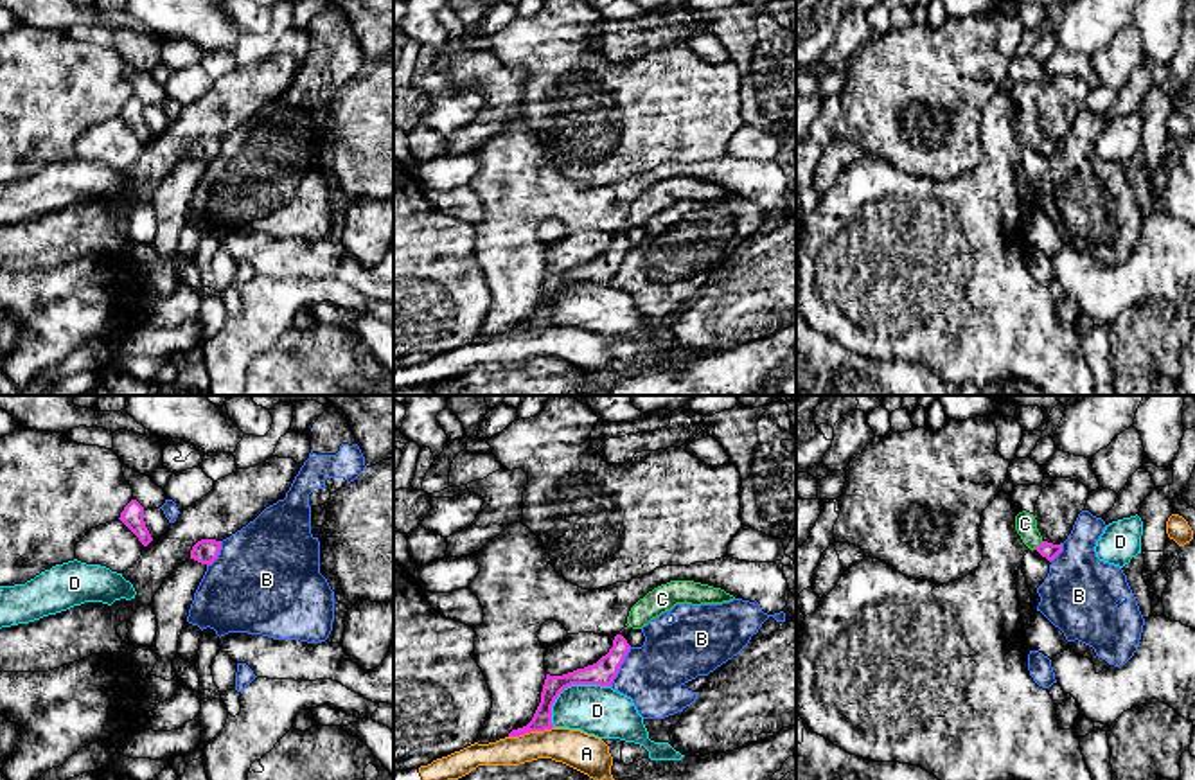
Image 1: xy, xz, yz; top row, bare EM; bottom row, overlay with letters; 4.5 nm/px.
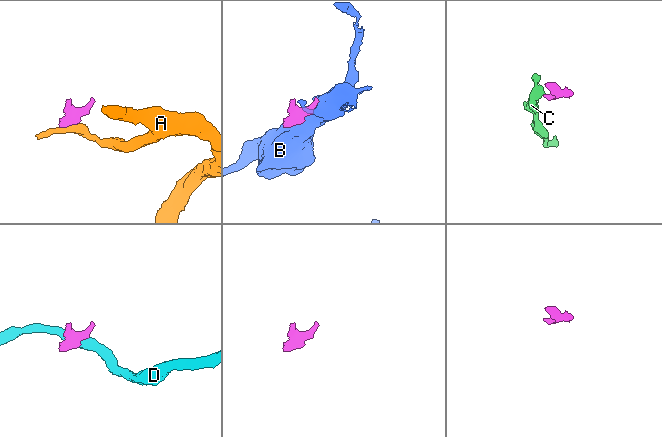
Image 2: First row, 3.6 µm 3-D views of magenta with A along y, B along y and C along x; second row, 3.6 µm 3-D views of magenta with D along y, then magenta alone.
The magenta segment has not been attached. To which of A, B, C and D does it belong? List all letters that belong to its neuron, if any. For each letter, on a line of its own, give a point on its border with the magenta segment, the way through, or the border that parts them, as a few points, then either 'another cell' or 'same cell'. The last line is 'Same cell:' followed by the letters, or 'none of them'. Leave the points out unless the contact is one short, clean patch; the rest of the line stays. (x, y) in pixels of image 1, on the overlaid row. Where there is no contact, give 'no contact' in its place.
A: contact xz (531, 730); border xz (552, 726), (509, 737); another cell
B: contact xz (619, 667); border xz (631, 647), (610, 685); another cell
C: contact yz (1039, 545); way yz (1048, 550), (1039, 545), (1025, 523); same cell
D: contact xz (568, 685); border xz (610, 685), (568, 685), (552, 707), (552, 726); another cell
Same cell: C

